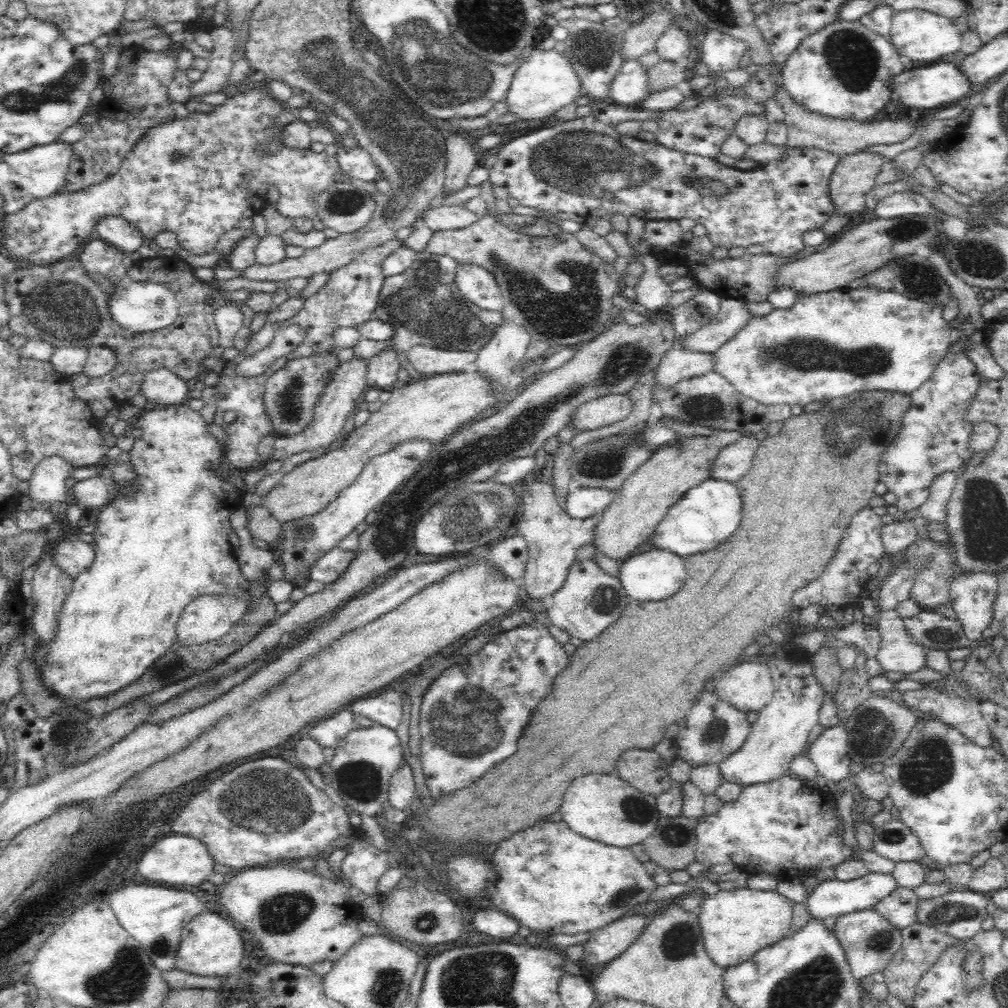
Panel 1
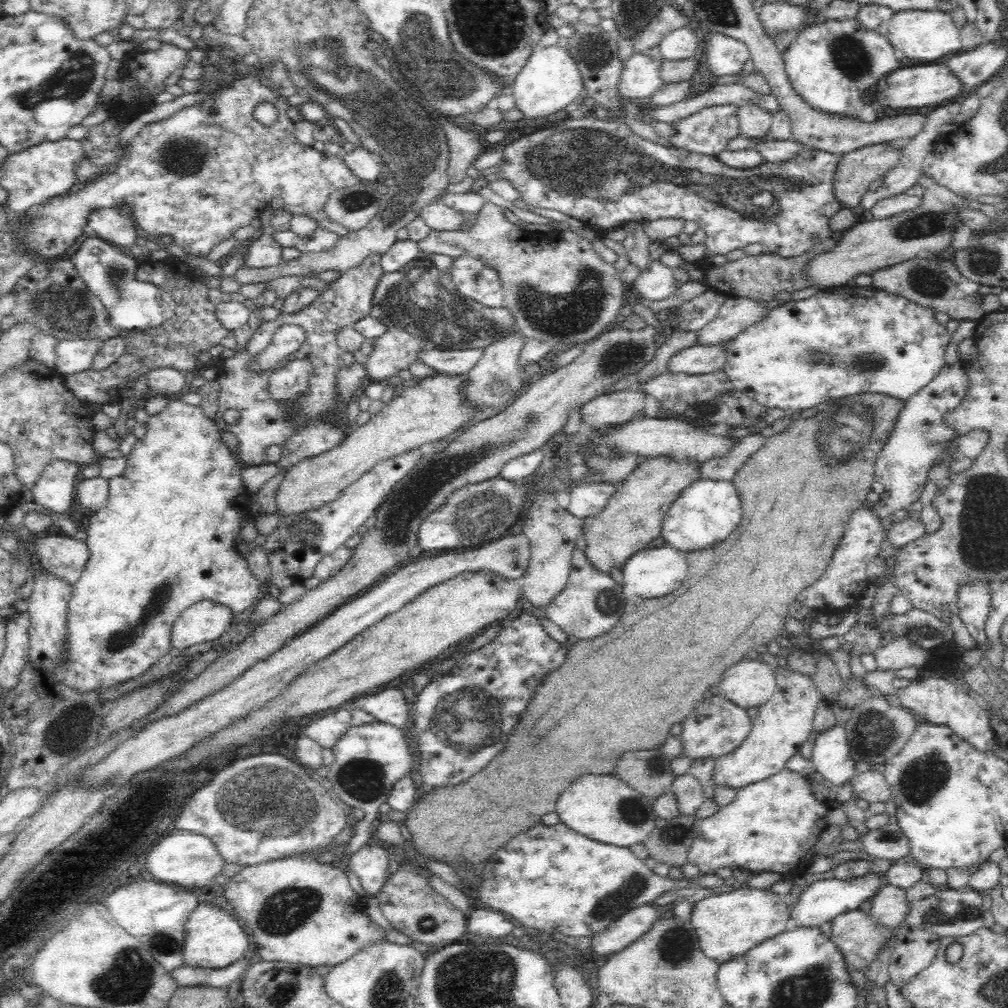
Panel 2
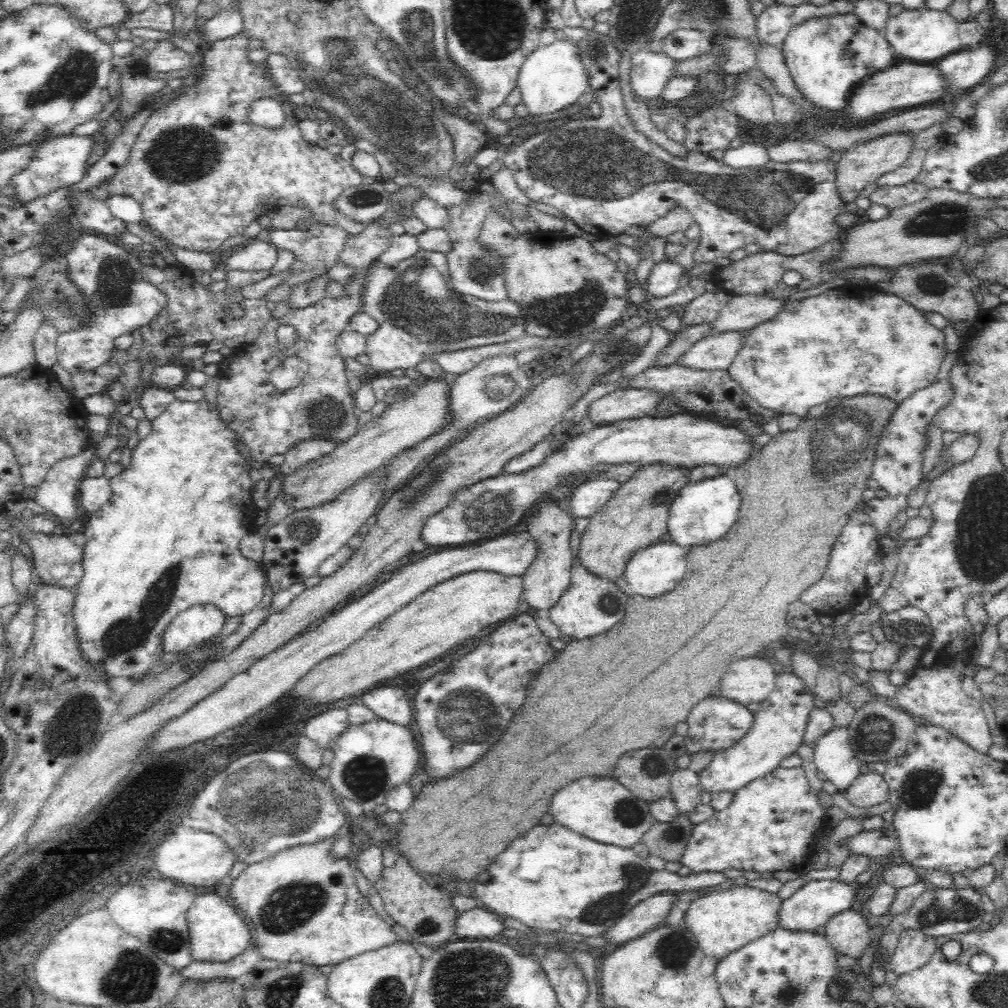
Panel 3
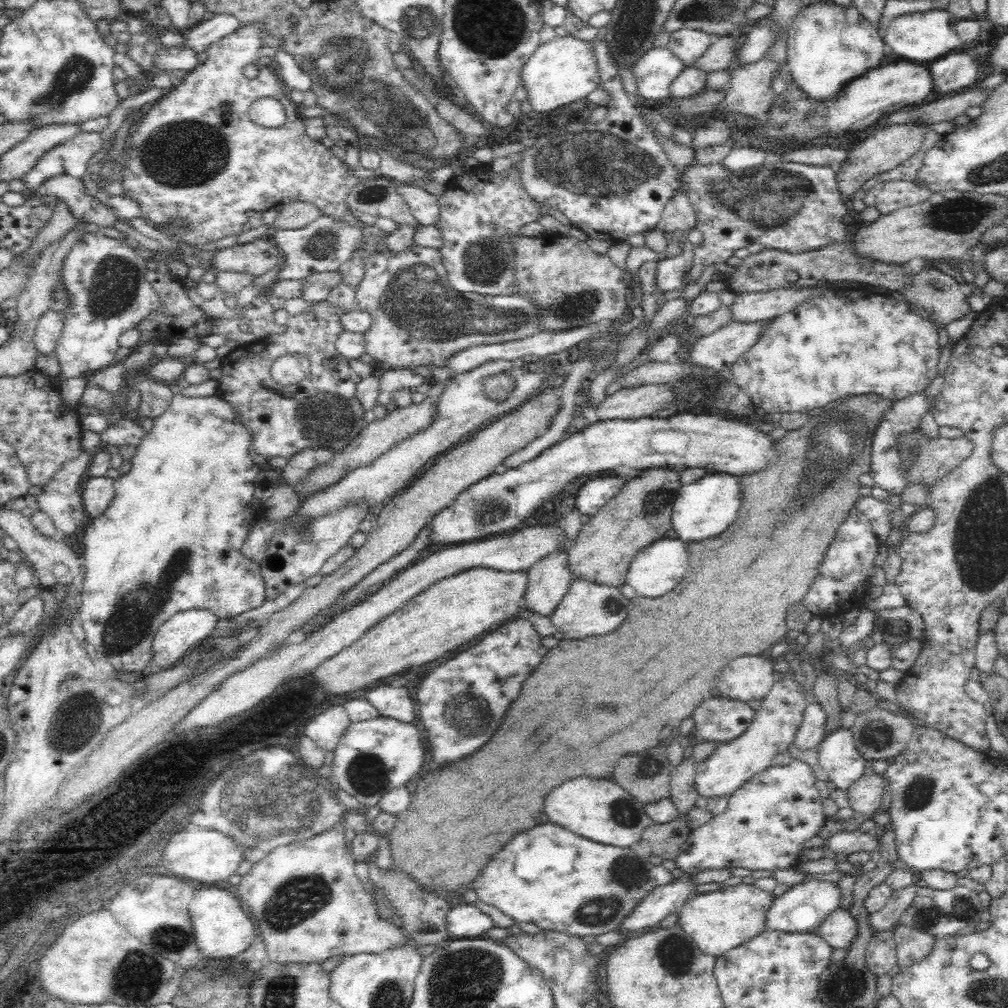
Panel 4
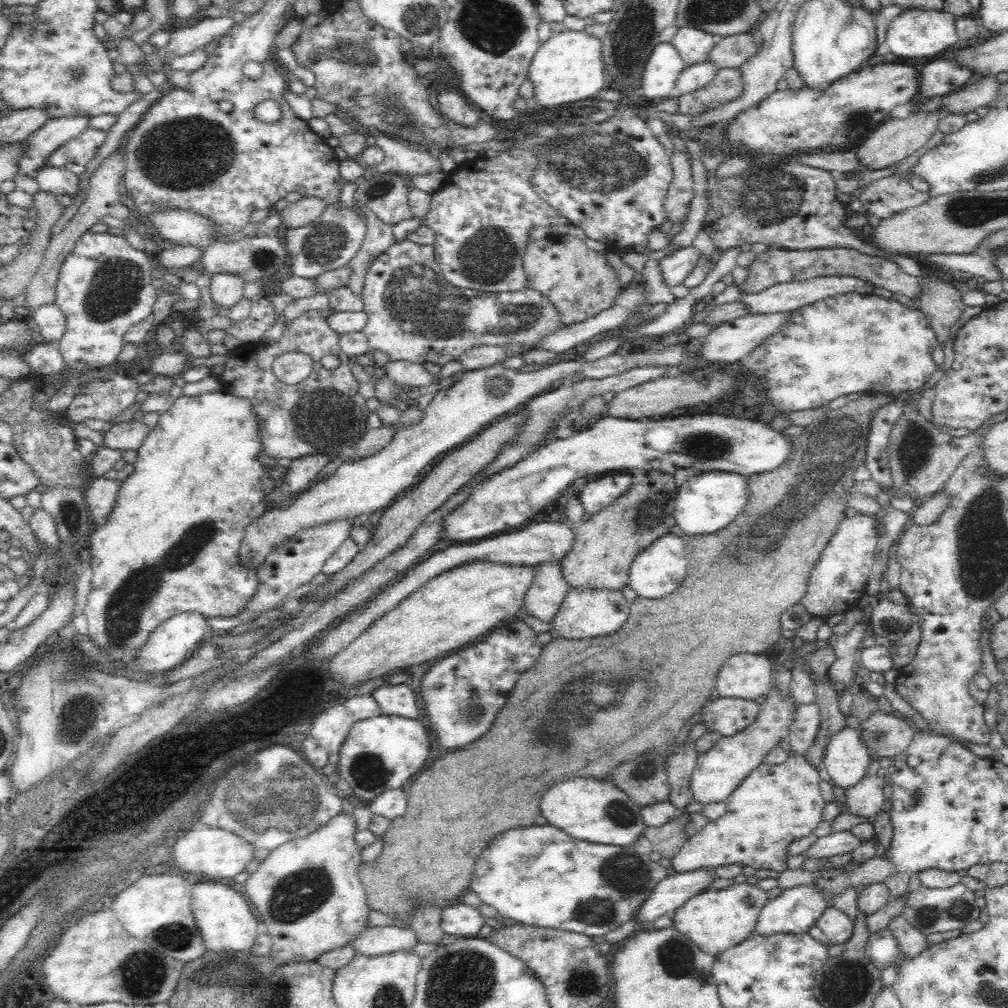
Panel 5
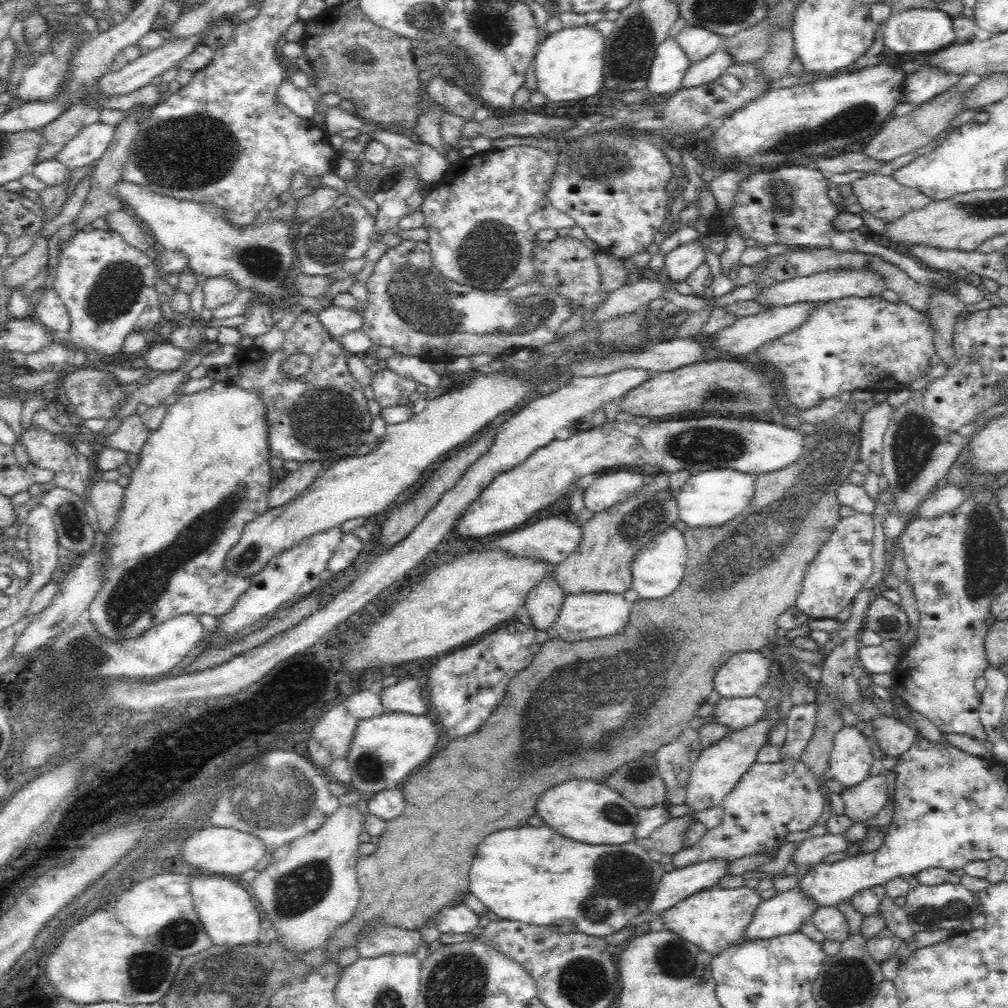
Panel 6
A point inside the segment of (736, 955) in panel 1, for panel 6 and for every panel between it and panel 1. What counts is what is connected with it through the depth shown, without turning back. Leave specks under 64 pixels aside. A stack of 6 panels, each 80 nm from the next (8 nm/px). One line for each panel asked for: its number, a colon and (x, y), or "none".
2: (727, 923)
3: (721, 920)
4: (717, 921)
5: (716, 919)
6: (714, 919)

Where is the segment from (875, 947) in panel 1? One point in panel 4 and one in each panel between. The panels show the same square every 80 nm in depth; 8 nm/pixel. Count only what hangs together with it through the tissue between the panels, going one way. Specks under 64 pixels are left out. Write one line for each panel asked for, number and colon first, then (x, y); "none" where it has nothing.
2: (858, 935)
3: (848, 932)
4: (838, 929)

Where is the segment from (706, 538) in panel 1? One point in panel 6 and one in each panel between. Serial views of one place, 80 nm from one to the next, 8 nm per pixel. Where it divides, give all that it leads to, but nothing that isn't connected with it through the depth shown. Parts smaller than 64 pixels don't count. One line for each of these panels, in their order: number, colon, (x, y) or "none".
2: (708, 510)
3: (702, 511)
4: (707, 506)
5: (708, 501)
6: (709, 498)

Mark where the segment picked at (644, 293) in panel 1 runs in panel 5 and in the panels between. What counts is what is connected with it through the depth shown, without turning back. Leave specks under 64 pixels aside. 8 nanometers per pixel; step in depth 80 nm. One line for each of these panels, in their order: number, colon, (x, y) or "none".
2: (656, 281)
3: (663, 280)
4: (671, 271)
5: (675, 267)

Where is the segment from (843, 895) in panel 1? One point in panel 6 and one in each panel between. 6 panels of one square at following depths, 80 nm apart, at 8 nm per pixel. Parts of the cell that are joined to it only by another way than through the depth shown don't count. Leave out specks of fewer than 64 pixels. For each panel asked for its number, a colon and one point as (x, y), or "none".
2: (824, 899)
3: (810, 906)
4: (800, 909)
5: (794, 910)
6: (783, 913)

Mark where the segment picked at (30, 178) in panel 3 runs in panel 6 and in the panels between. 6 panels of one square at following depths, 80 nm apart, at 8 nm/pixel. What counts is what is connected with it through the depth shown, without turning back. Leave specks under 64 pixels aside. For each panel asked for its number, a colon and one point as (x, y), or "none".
4: (71, 158)
5: (75, 155)
6: (89, 145)

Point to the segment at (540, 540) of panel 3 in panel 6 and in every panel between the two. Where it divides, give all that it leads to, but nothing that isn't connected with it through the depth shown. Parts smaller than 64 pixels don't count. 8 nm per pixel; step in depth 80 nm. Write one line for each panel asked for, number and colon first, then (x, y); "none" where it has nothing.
4: (548, 581)
5: (549, 589)
6: (544, 602)

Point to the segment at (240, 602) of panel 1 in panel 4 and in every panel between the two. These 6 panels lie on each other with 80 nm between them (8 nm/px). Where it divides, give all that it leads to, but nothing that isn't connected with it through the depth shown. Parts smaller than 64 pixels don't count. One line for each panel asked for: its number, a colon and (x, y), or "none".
2: (205, 621)
3: (197, 625)
4: (188, 629)

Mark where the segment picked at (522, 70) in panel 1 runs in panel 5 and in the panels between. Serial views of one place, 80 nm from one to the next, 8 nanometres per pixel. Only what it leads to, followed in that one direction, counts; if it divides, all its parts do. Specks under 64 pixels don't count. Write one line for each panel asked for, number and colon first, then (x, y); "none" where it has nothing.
2: (550, 81)
3: (552, 77)
4: (563, 70)
5: (567, 67)

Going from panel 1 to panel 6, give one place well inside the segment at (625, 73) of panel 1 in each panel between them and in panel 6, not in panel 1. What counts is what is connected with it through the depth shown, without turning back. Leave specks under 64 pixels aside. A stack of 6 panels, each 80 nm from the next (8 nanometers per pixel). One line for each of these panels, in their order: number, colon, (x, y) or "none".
2: (641, 78)
3: (650, 71)
4: (655, 70)
5: (663, 68)
6: (667, 71)

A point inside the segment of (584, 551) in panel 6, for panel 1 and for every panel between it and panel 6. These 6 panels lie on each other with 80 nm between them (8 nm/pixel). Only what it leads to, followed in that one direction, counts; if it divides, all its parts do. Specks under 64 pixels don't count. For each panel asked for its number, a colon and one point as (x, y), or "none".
1: (644, 498)
2: (633, 517)
3: (635, 517)
4: (602, 552)
5: (605, 545)

